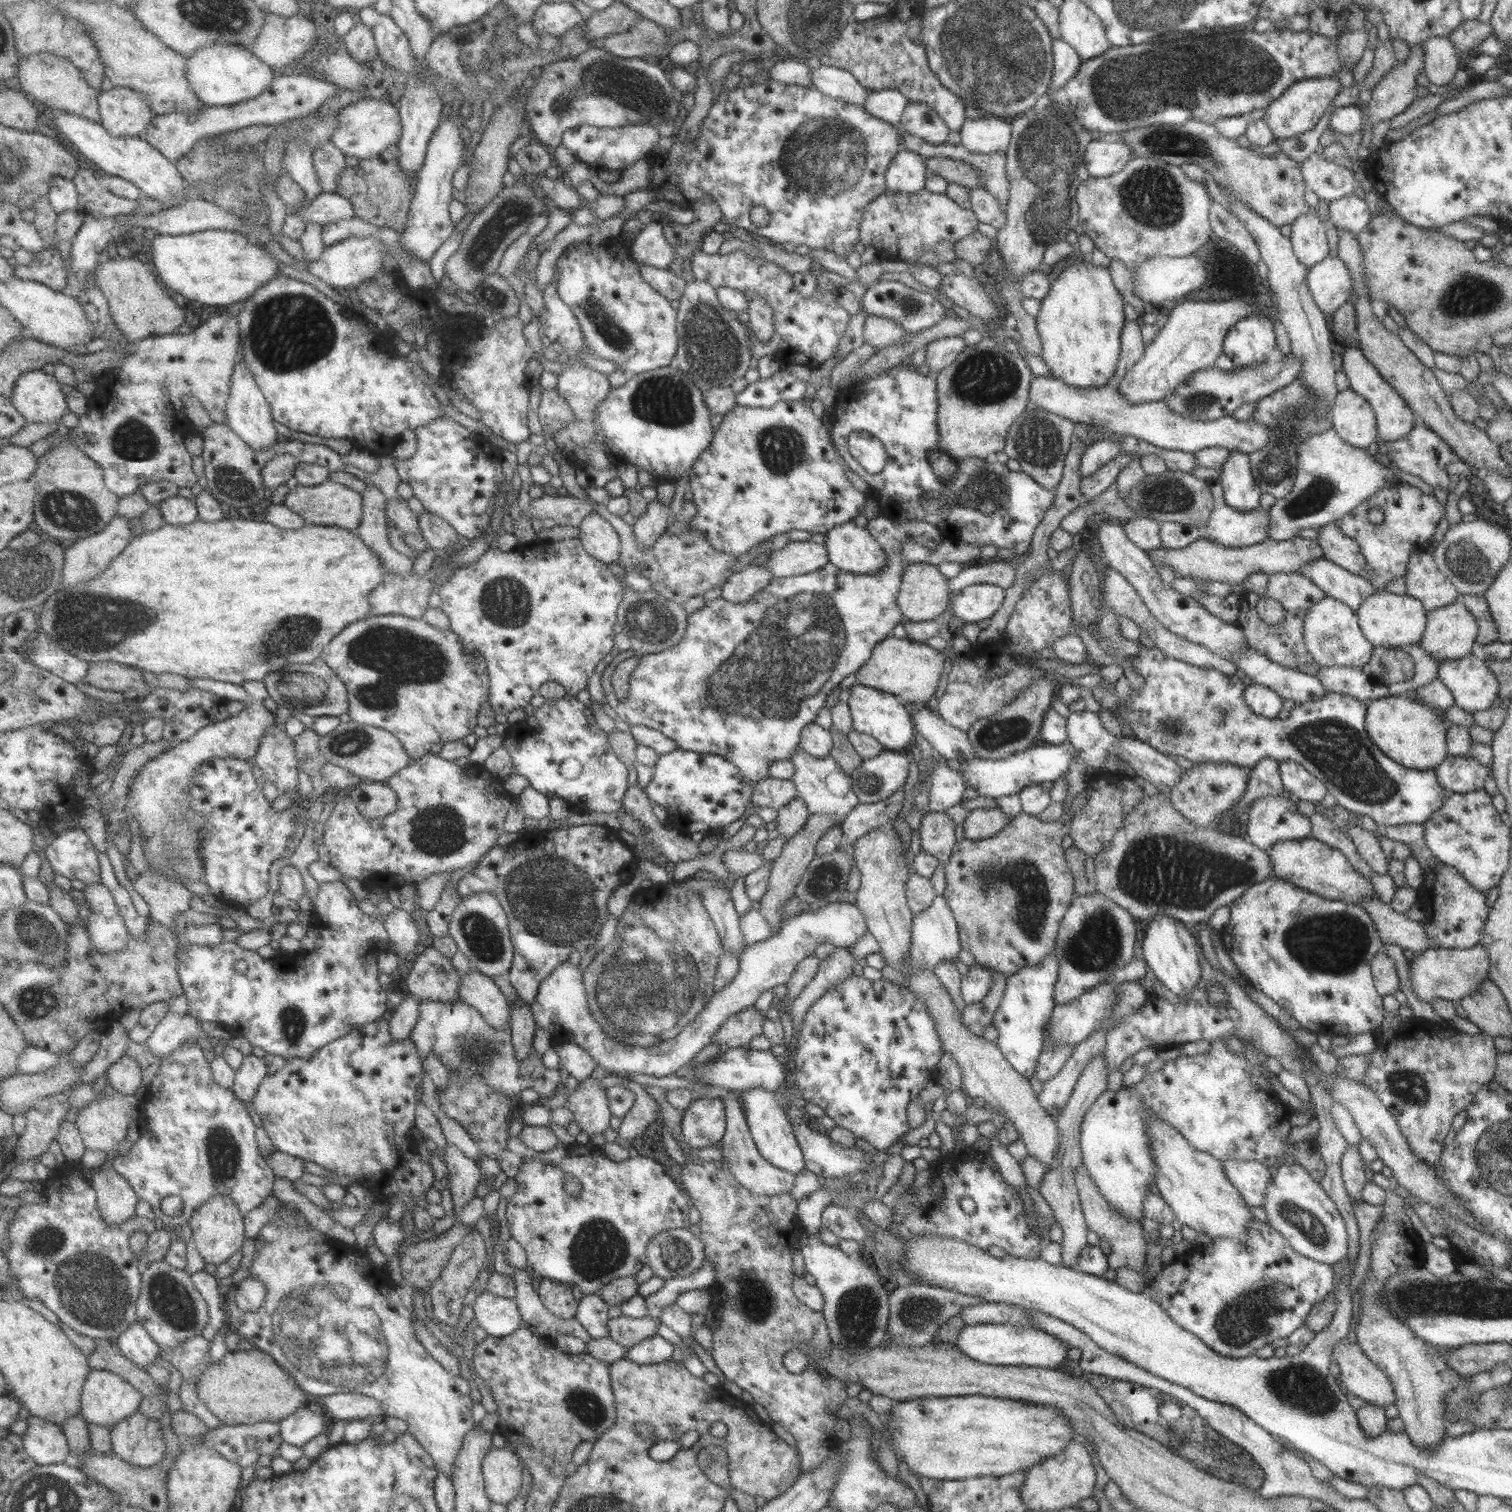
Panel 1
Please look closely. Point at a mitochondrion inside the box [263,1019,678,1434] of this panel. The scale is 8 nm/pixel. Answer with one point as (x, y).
(318, 1317)

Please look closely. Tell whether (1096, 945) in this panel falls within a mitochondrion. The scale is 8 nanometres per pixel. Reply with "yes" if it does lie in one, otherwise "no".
yes

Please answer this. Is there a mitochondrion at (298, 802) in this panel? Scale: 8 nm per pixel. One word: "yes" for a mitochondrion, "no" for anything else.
no

